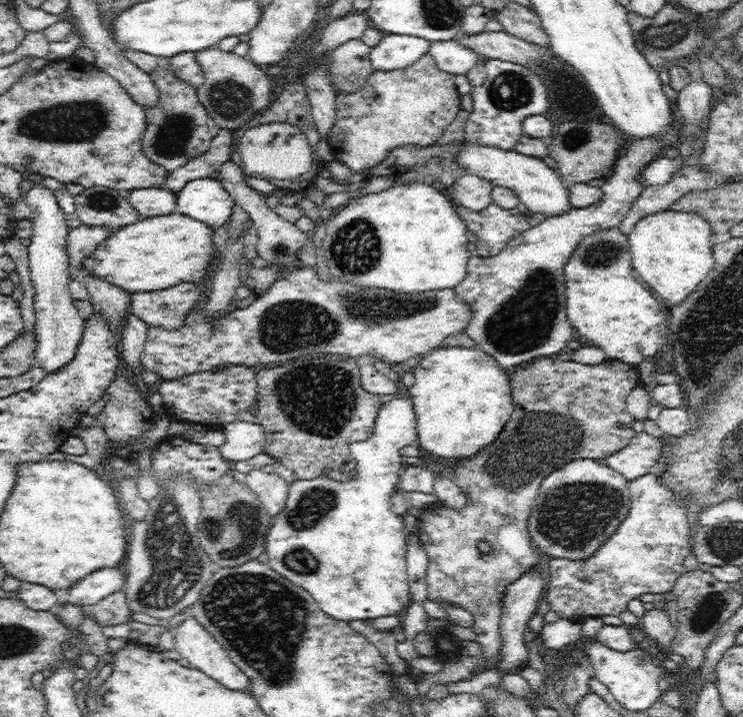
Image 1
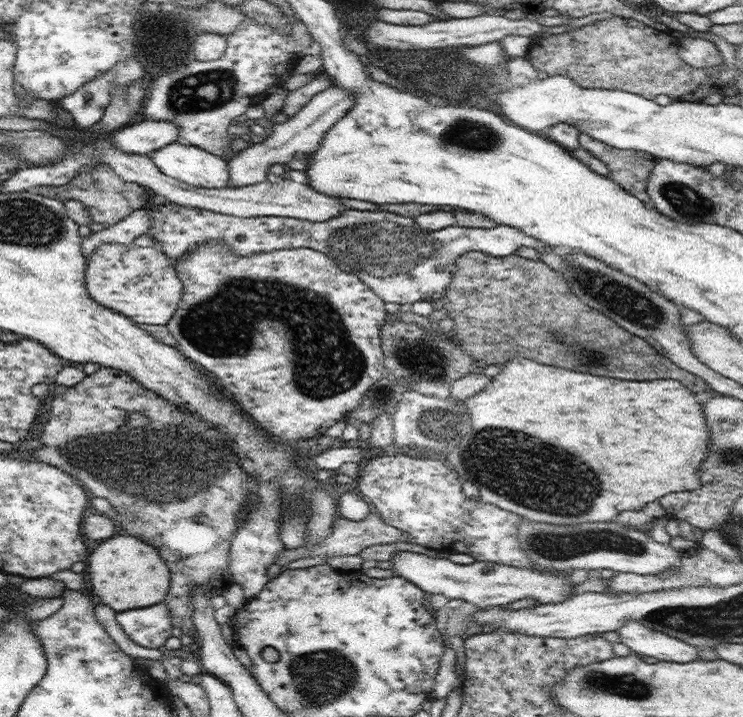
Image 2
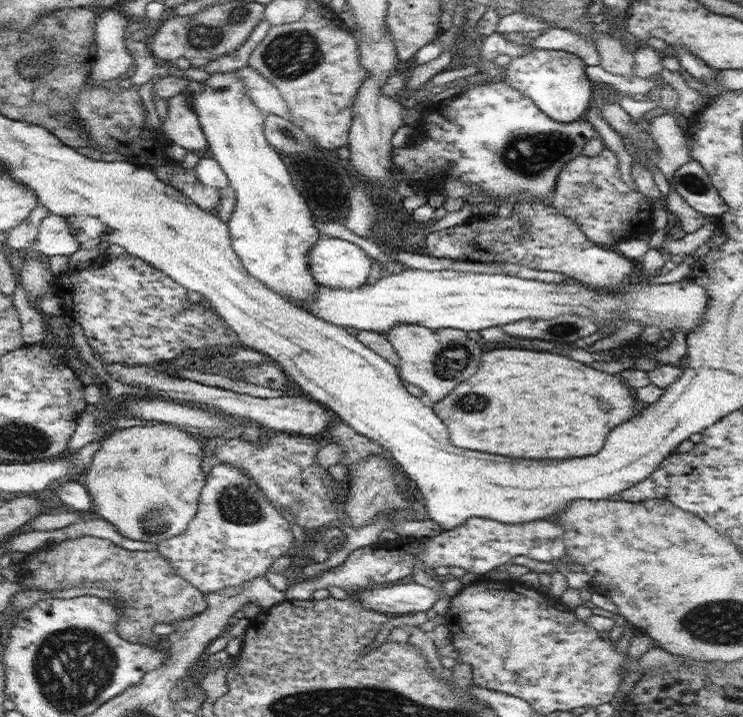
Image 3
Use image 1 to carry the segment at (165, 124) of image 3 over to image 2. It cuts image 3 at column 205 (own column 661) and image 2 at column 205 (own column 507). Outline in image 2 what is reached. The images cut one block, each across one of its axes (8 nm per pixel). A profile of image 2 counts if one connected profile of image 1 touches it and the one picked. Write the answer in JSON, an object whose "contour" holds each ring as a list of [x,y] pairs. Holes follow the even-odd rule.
{"contour":[[[210,240],[194,250],[184,252],[184,256],[180,256],[174,262],[174,267],[178,271],[178,277],[184,288],[182,288],[182,300],[166,325],[178,343],[177,348],[191,361],[200,364],[208,373],[211,372],[218,380],[221,380],[220,386],[226,396],[238,402],[240,408],[248,412],[250,418],[268,433],[282,440],[295,441],[300,438],[319,438],[327,435],[330,426],[339,421],[346,421],[348,414],[362,404],[370,385],[384,377],[386,367],[384,366],[380,327],[384,325],[387,314],[384,309],[385,302],[370,287],[366,286],[358,275],[342,270],[326,254],[302,247],[260,252],[250,254],[250,256],[236,256],[230,252],[230,248],[224,242]]]}

